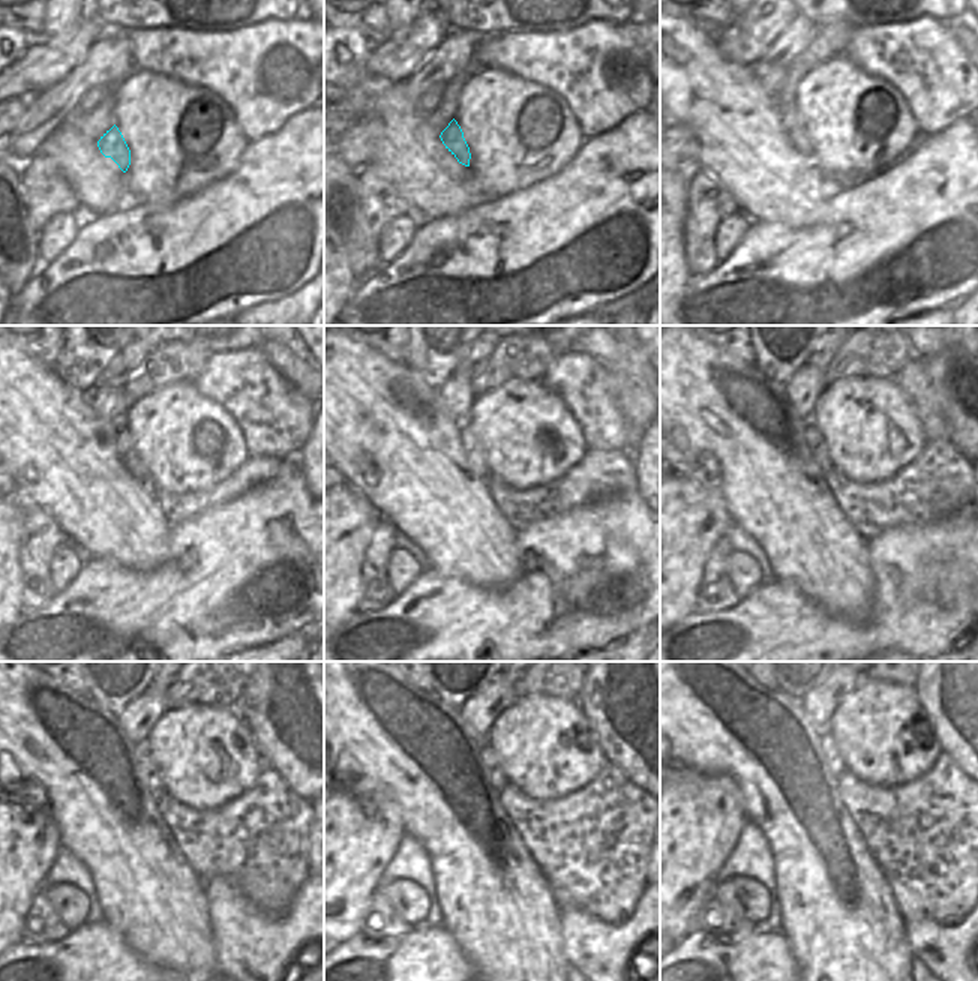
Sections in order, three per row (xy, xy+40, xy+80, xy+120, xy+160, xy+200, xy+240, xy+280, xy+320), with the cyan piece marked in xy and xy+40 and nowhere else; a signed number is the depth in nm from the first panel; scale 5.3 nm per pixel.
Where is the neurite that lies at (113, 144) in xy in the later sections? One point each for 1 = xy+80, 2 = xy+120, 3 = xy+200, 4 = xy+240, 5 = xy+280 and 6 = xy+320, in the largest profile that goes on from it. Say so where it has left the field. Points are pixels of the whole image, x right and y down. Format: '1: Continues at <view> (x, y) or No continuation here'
1: Continues at xy+80 (791, 120)
2: Continues at xy+120 (126, 449)
3: Continues at xy+200 (819, 450)
4: Continues at xy+240 (155, 783)
5: Continues at xy+280 (498, 780)
6: Continues at xy+320 (836, 764)

